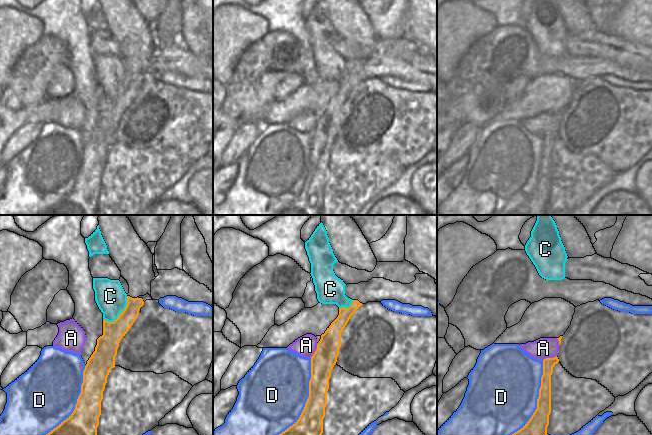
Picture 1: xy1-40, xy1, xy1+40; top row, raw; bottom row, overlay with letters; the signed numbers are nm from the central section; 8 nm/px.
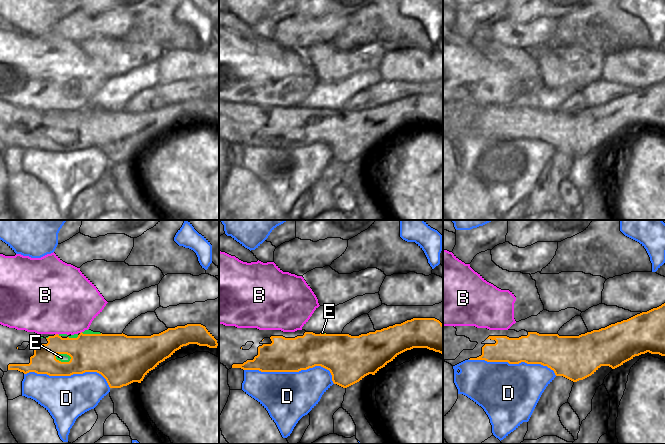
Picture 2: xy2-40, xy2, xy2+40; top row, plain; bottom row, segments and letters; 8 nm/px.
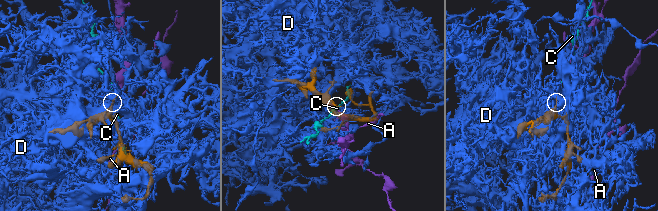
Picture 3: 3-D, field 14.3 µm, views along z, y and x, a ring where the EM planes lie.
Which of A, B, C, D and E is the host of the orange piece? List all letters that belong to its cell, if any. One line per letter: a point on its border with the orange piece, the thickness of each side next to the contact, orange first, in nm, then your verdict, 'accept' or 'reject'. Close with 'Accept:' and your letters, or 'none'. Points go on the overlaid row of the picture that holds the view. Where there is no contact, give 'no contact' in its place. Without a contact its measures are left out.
A: xy1 (316, 350) | 190/160 nm | reject
B: xy2-40 (56, 334) | 220/500 nm | reject
C: xy1-40 (120, 314) | 170/240 nm | reject
D: xy2 (293, 371) | 280/400 nm | reject
E: xy2-40 (63, 353) | 300/60 nm | reject
Accept: none

